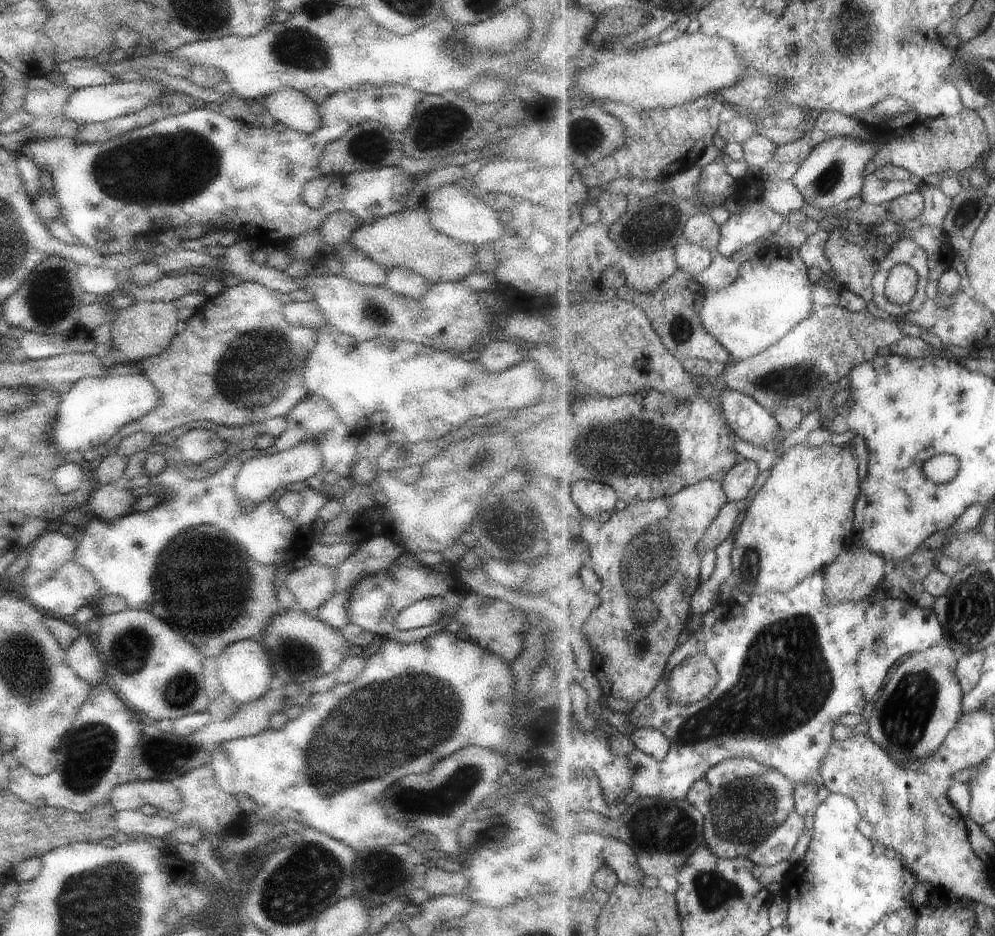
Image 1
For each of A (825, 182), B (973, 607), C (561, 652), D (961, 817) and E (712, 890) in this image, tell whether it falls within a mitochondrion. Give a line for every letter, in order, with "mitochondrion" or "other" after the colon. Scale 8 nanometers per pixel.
A: mitochondrion
B: mitochondrion
C: other
D: other
E: mitochondrion

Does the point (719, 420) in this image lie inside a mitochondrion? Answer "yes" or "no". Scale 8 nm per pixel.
no

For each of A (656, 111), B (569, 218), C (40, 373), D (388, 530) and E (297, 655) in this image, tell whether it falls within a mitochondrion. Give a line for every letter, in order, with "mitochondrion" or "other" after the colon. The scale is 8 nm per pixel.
A: other
B: other
C: other
D: other
E: mitochondrion

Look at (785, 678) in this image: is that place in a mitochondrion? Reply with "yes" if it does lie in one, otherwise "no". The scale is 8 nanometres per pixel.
yes

